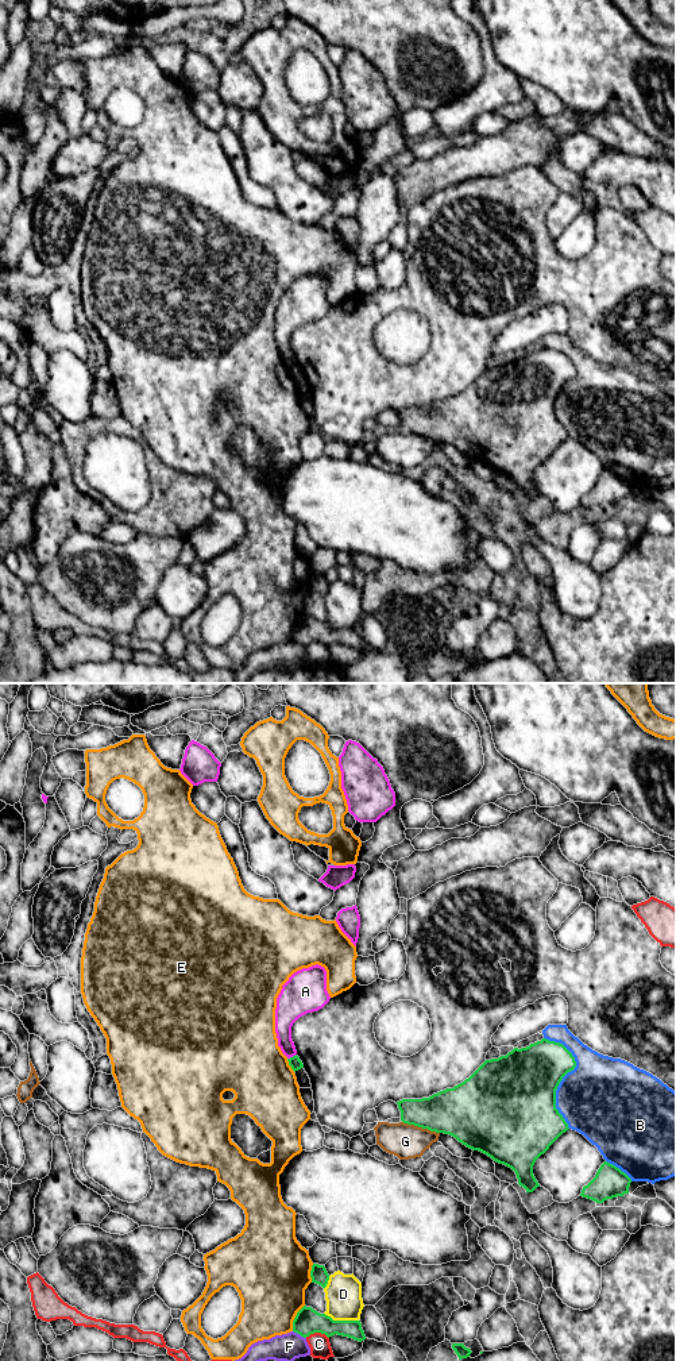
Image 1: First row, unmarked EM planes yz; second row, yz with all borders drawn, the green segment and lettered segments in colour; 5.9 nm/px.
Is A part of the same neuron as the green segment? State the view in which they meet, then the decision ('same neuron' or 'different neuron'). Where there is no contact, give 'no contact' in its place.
yz | different neuron

